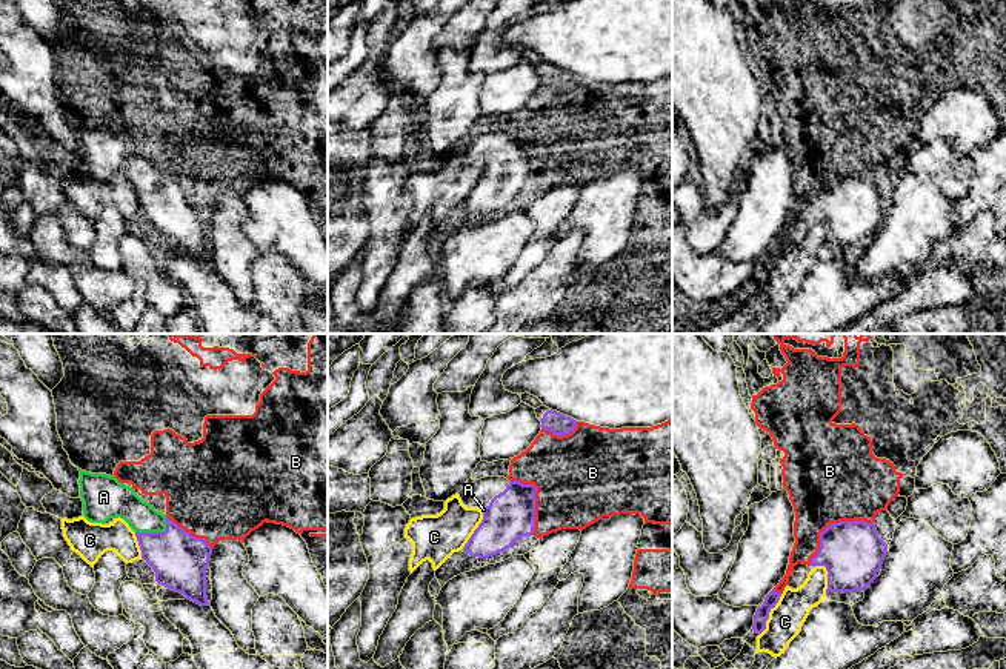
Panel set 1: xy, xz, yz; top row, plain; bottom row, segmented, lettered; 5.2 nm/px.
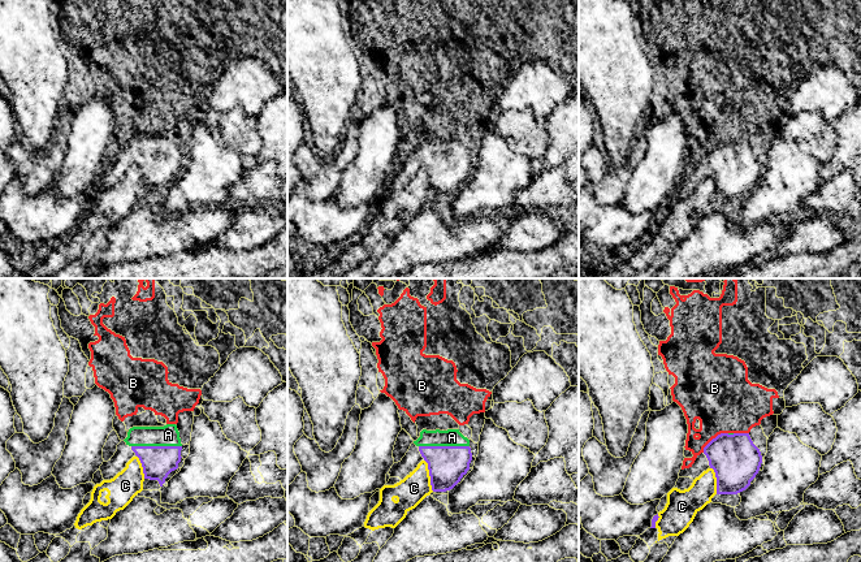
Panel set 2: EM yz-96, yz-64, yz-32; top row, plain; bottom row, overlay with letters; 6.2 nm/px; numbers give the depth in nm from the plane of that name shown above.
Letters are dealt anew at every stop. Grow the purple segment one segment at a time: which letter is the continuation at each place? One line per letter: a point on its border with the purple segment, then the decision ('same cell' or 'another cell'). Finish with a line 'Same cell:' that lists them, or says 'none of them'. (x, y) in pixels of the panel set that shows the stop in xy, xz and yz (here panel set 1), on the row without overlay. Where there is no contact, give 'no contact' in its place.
A: xy (156, 188) | same cell
B: yz (831, 179) | another cell
C: yz (768, 269) | another cell
Same cell: A

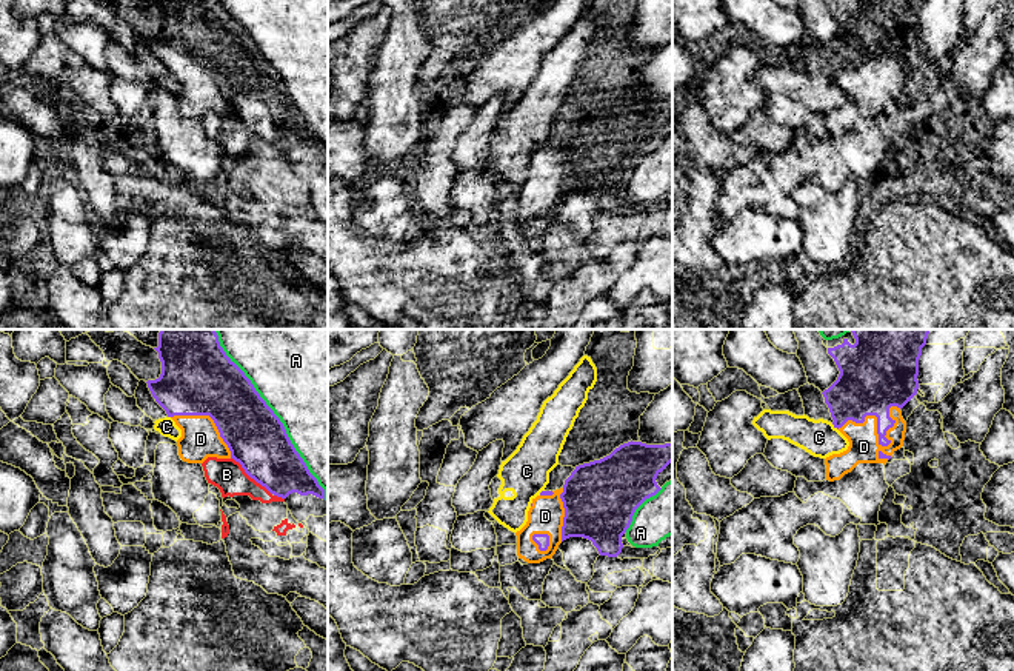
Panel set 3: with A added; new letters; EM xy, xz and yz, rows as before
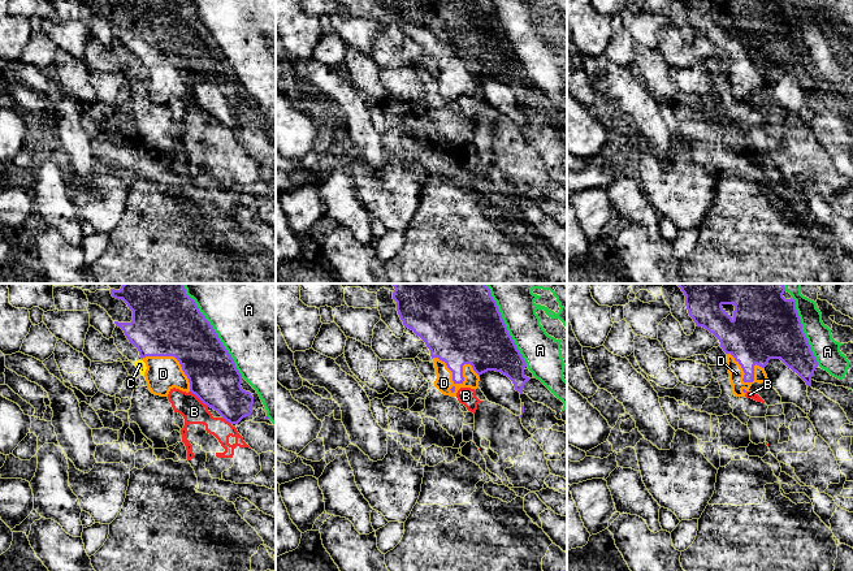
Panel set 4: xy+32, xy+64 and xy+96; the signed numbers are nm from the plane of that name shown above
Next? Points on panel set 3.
A: xy (280, 77) | another cell
B: xy (251, 133) | another cell
C: yz (834, 82) | another cell
D: yz (879, 93) | same cell
Same cell: D

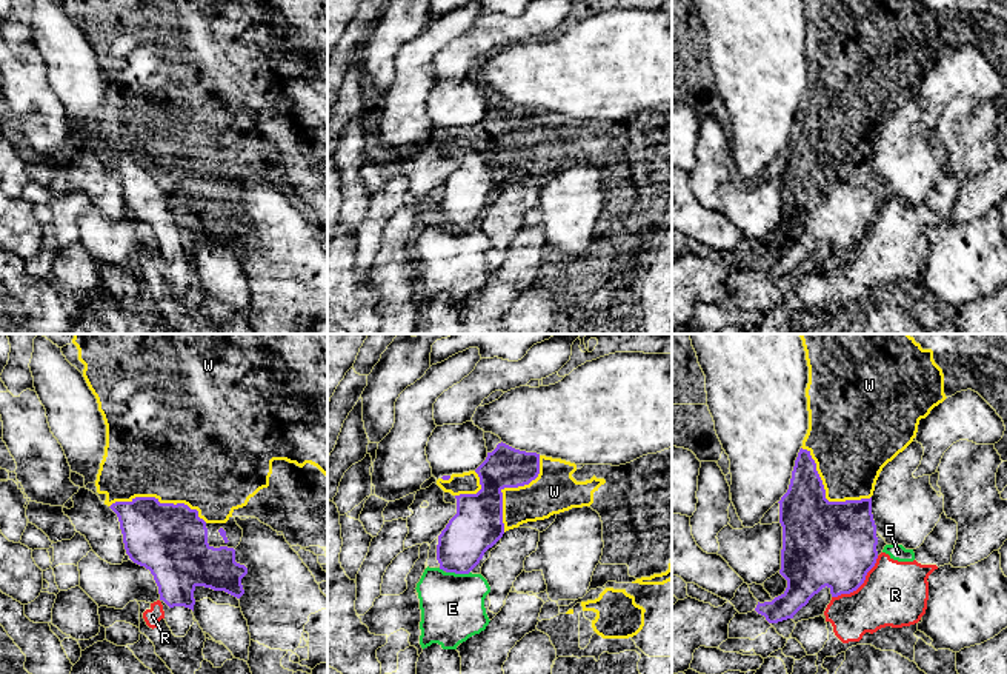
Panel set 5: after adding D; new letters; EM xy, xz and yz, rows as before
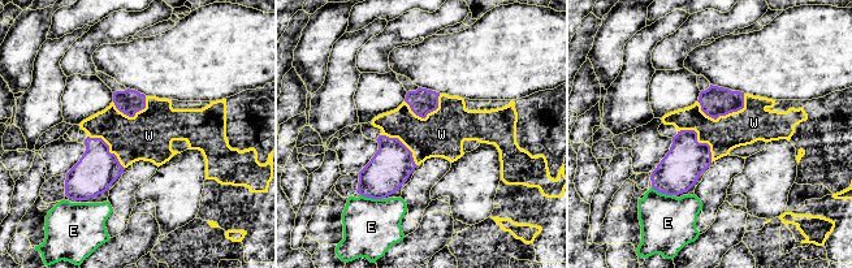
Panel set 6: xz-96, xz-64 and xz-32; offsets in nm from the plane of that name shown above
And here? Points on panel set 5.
E: xz (458, 228) | another cell
R: yz (860, 240) | another cell
W: xy (159, 157) | another cell
Same cell: none of them

